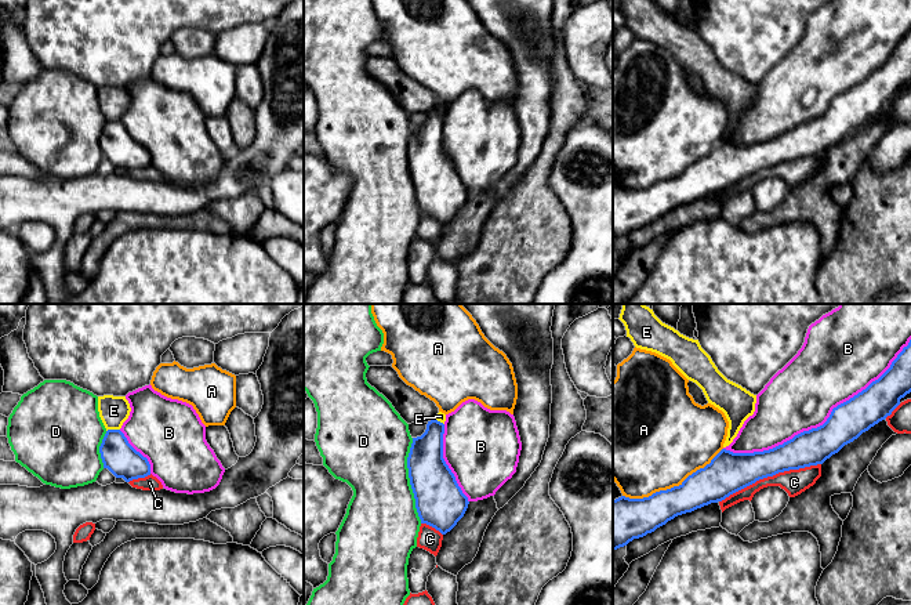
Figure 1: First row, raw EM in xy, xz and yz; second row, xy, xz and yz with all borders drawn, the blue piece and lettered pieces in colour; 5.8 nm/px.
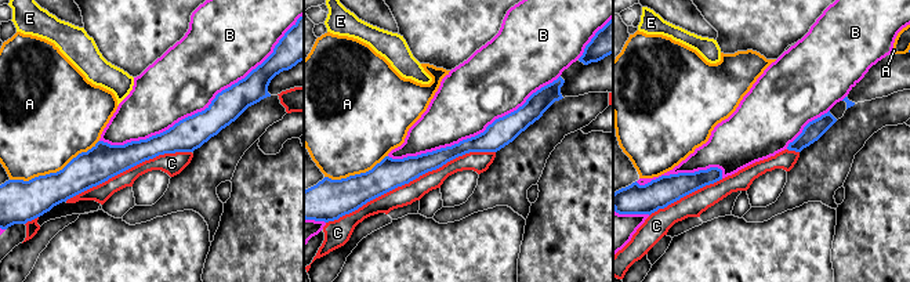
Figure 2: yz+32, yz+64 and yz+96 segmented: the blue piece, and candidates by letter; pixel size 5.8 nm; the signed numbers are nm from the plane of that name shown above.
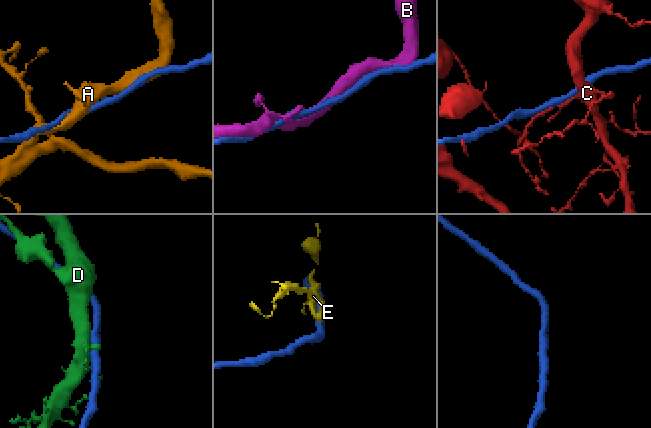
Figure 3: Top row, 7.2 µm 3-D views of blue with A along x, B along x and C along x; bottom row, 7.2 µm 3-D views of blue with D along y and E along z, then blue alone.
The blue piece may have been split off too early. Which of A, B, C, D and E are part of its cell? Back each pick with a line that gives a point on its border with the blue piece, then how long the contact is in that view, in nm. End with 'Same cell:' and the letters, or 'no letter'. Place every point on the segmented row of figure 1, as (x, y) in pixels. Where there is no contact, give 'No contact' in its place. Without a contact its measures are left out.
B: Touches blue at yz (823, 424). Shared border 1250 nm
Same cell: B

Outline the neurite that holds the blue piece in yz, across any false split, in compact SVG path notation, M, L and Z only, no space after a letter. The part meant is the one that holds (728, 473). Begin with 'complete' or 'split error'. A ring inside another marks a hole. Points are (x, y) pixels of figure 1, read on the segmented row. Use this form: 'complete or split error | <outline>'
split error | M839 304L807 329L798 354L756 395L755 412L733 442L709 464L689 475L679 486L649 497L613 500L613 550L646 536L678 515L718 503L730 494L778 472L823 464L845 445L885 420L911 392L911 304Z

